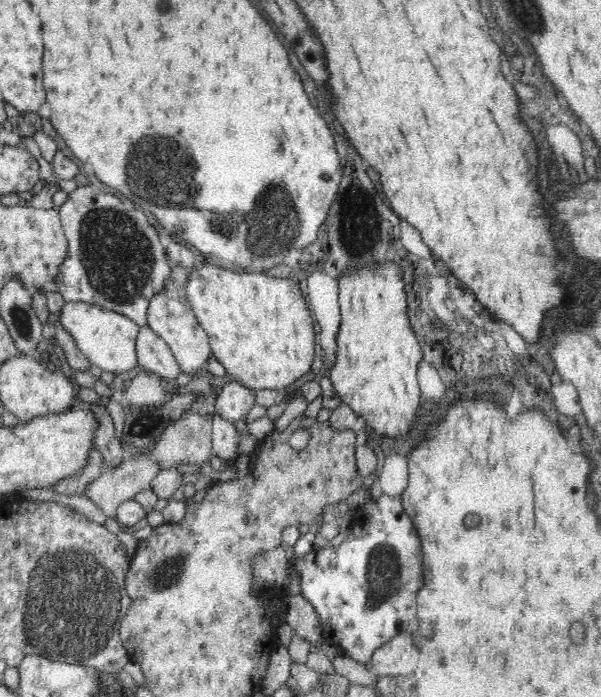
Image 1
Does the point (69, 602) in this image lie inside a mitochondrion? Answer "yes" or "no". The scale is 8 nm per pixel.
yes

